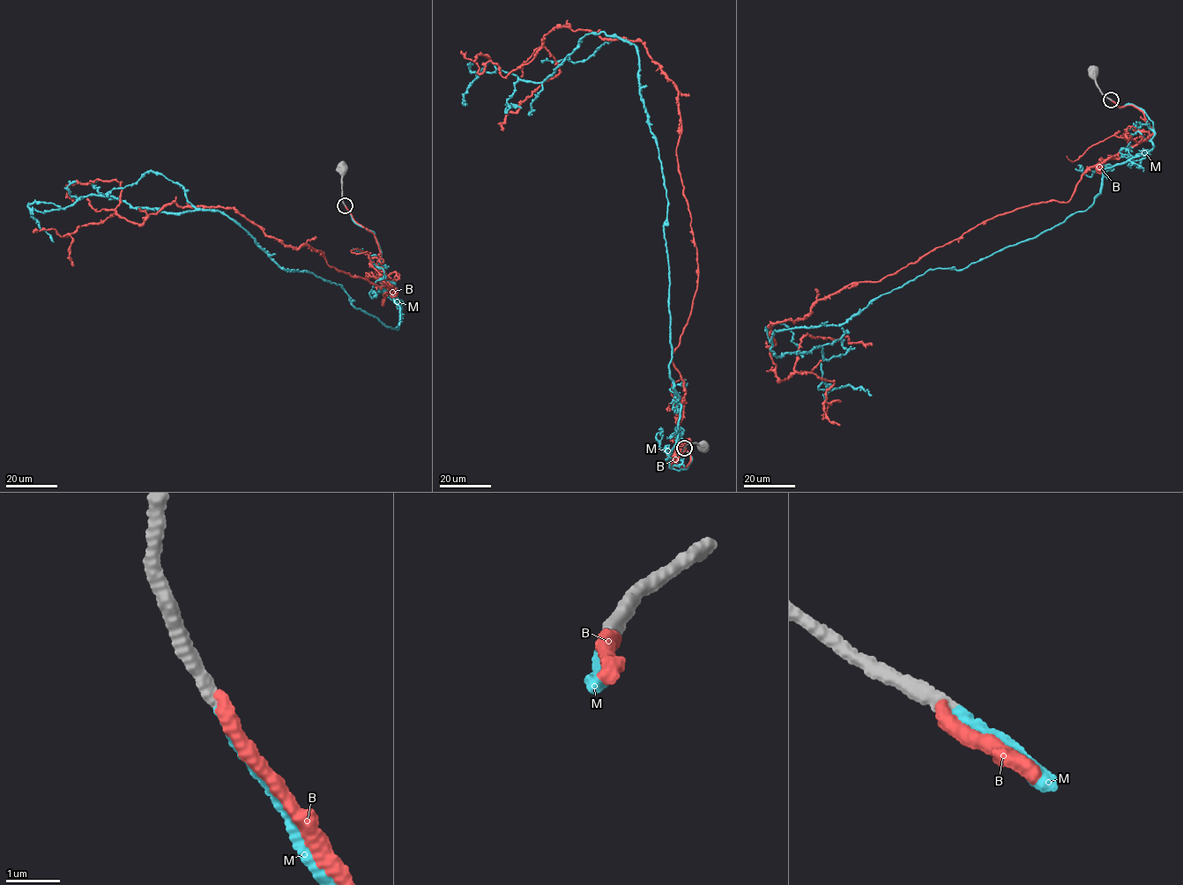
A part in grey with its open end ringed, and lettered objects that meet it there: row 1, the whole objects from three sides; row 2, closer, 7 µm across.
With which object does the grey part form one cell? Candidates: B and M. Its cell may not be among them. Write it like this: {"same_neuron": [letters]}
{"same_neuron": ["M"]}

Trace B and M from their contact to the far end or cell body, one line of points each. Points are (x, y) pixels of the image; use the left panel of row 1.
B: (345, 205), (383, 304), (390, 287), (233, 209), (138, 225), (115, 180), (73, 201)
M: (345, 205), (375, 234), (398, 330), (339, 284), (280, 266), (219, 211), (88, 196), (31, 210), (54, 241)

